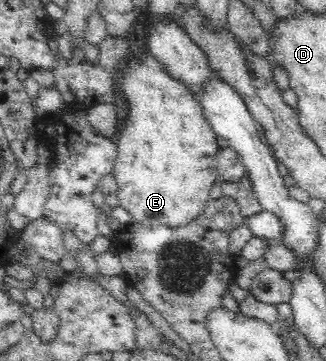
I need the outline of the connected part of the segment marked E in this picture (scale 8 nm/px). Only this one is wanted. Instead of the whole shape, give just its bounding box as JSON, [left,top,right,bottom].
[112,53,220,228]

